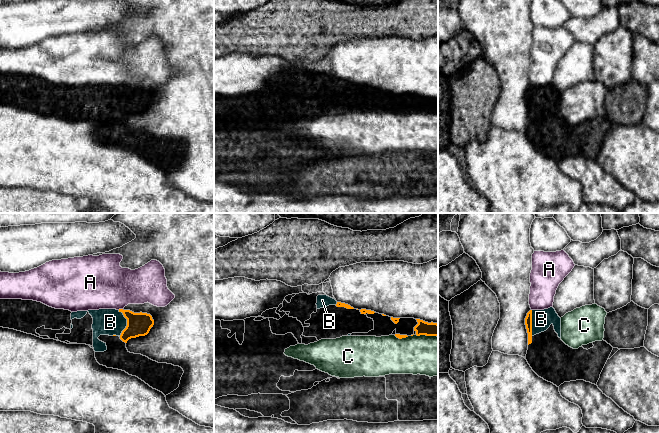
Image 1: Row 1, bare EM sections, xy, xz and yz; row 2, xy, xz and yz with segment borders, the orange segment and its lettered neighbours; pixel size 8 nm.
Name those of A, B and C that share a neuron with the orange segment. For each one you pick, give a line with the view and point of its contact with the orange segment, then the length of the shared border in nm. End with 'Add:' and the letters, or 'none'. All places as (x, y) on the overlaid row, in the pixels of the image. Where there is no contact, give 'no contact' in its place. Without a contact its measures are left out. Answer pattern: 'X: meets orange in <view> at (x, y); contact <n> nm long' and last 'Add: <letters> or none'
B: meets orange in xy at (127, 323); contact 220 nm long
Add: B

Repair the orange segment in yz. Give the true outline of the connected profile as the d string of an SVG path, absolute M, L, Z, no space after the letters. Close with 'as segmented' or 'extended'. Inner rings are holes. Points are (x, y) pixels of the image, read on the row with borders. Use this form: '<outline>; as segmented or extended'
M553 307L544 310L530 310L525 318L528 345L532 343L534 335L546 331L551 324L554 326L558 337L561 338L561 318Z; extended

